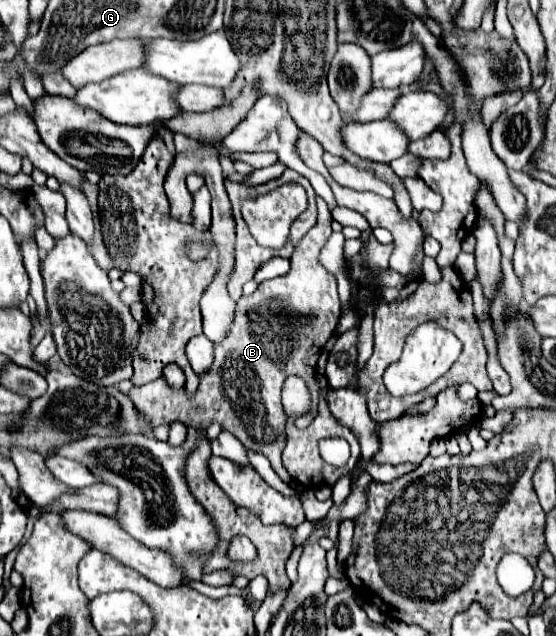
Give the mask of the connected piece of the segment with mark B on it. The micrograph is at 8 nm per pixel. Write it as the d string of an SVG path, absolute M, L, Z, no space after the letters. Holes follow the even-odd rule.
M318 198L318 222L300 240L294 256L290 258L290 272L286 276L258 284L252 296L242 298L236 304L232 330L228 338L216 346L214 364L208 374L200 376L200 386L194 398L186 398L184 390L166 388L162 378L128 392L134 408L146 420L146 426L142 428L144 436L148 436L156 426L172 422L182 422L202 430L206 430L212 422L218 422L222 430L234 434L248 450L264 454L270 460L274 472L286 484L292 482L280 460L286 444L284 424L288 418L280 400L280 392L284 380L296 374L308 384L308 390L312 392L312 408L318 404L318 384L314 380L318 354L332 336L332 328L336 328L338 316L342 313L336 276L330 274L318 260L320 250L332 234L332 222L328 204ZM274 300L280 300L280 310L270 308L270 302Z

